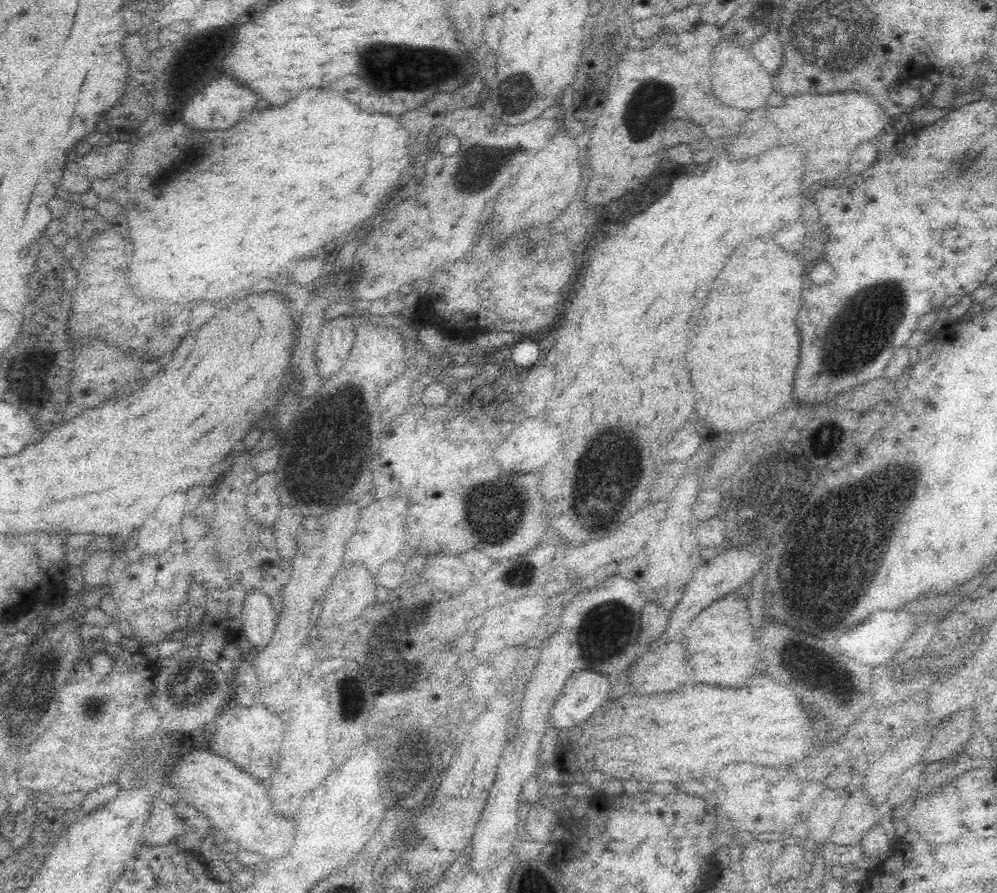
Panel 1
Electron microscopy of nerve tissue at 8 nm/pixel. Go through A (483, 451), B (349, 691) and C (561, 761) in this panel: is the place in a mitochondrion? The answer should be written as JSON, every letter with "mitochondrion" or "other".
{"A":"other","B":"mitochondrion","C":"other"}

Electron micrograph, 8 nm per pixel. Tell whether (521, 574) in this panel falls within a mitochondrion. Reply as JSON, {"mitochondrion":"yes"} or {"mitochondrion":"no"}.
{"mitochondrion":"yes"}

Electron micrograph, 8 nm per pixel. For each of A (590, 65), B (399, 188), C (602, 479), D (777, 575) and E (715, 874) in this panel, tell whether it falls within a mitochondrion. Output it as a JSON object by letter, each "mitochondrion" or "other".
{"A":"other","B":"other","C":"mitochondrion","D":"other","E":"other"}

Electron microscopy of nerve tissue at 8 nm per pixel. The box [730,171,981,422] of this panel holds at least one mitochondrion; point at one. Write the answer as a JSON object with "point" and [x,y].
{"point":[863,326]}

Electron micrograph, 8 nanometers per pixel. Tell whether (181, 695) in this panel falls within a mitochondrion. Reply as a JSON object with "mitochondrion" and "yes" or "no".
{"mitochondrion":"yes"}

